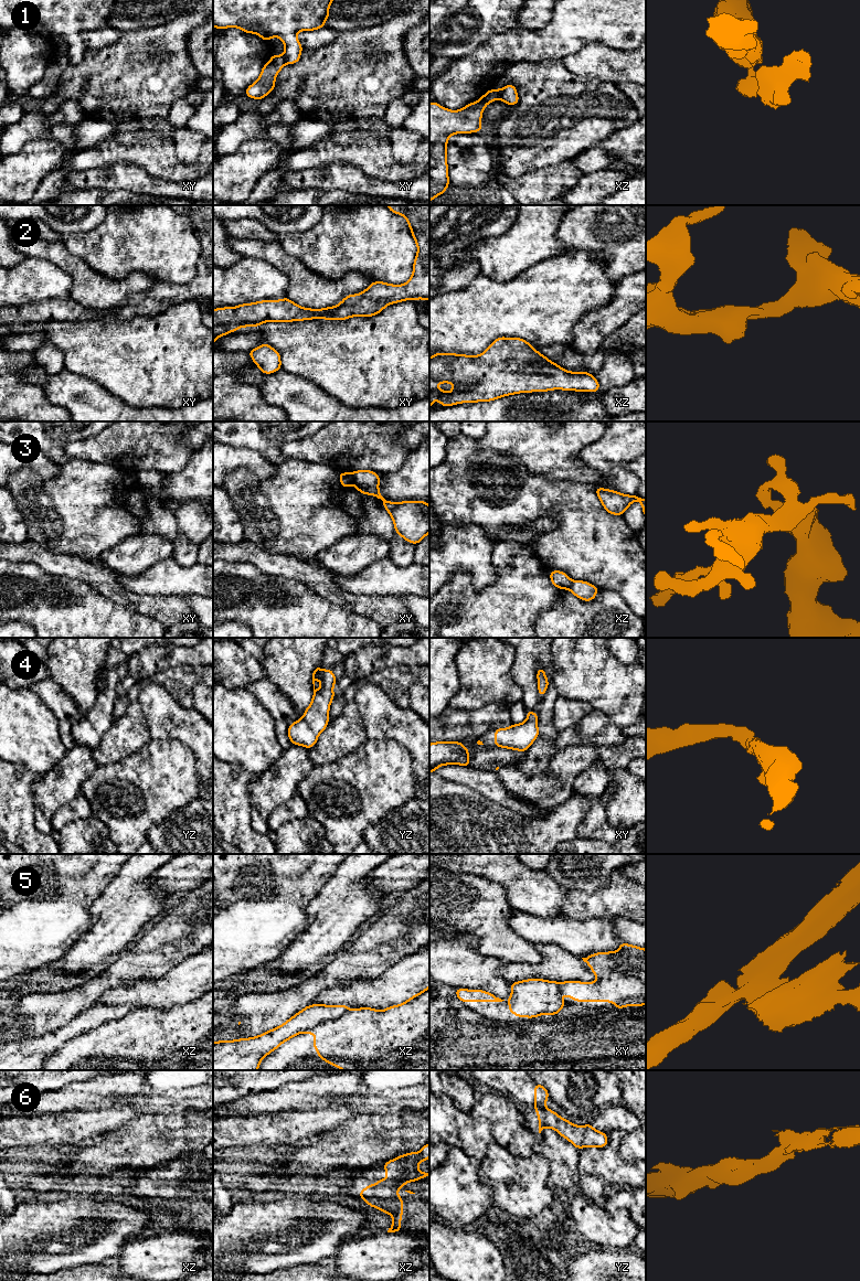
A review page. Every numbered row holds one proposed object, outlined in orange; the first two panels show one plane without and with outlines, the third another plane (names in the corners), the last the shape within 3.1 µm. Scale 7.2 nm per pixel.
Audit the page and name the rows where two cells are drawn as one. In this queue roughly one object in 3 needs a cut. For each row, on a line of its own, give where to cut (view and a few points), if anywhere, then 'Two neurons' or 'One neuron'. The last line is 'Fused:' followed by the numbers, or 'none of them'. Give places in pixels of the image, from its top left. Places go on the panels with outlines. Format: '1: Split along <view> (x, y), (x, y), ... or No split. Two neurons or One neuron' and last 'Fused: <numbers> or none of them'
1: Split along xz (501, 89), (499, 98). Two neurons
2: No split. One neuron
3: Split along xy (352, 472), (353, 483). Two neurons
4: No split. One neuron
5: Split along xz (348, 1009), (338, 1017), (319, 1023), (305, 1032). Two neurons
6: No split. One neuron
Fused: 1, 3, 5

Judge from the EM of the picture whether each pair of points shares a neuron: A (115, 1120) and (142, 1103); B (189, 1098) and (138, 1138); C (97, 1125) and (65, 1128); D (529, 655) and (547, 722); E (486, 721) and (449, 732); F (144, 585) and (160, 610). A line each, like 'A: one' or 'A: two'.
A: two
B: two
C: one
D: one
E: one
F: two

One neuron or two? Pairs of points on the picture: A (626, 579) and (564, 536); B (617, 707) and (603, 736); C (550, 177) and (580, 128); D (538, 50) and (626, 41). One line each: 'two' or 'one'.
A: one
B: two
C: two
D: one

